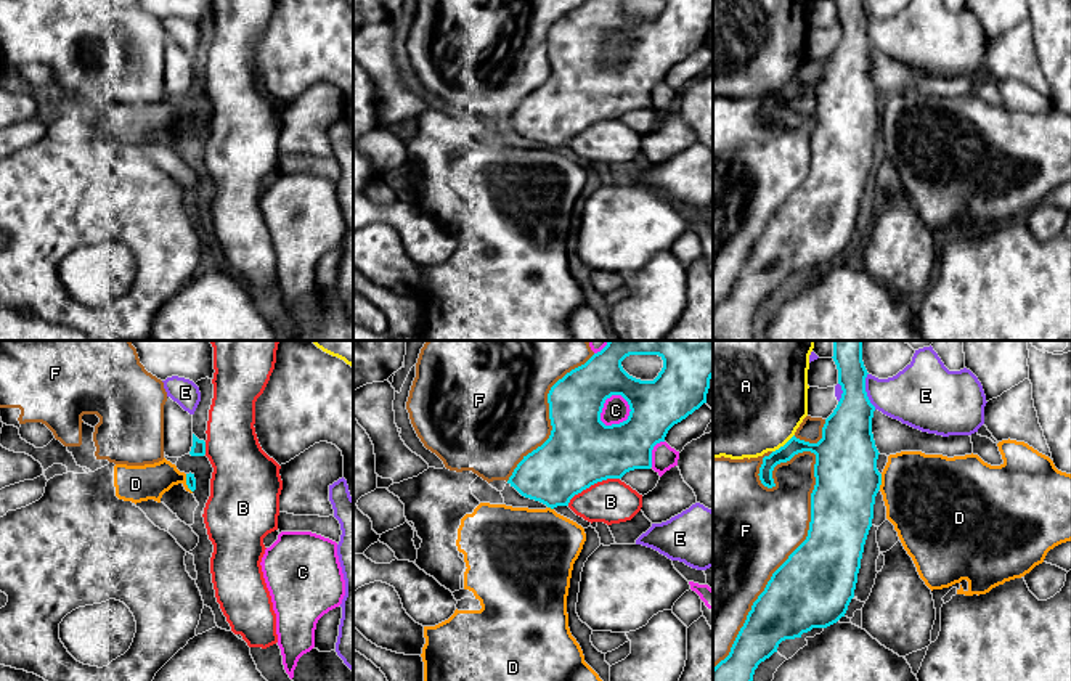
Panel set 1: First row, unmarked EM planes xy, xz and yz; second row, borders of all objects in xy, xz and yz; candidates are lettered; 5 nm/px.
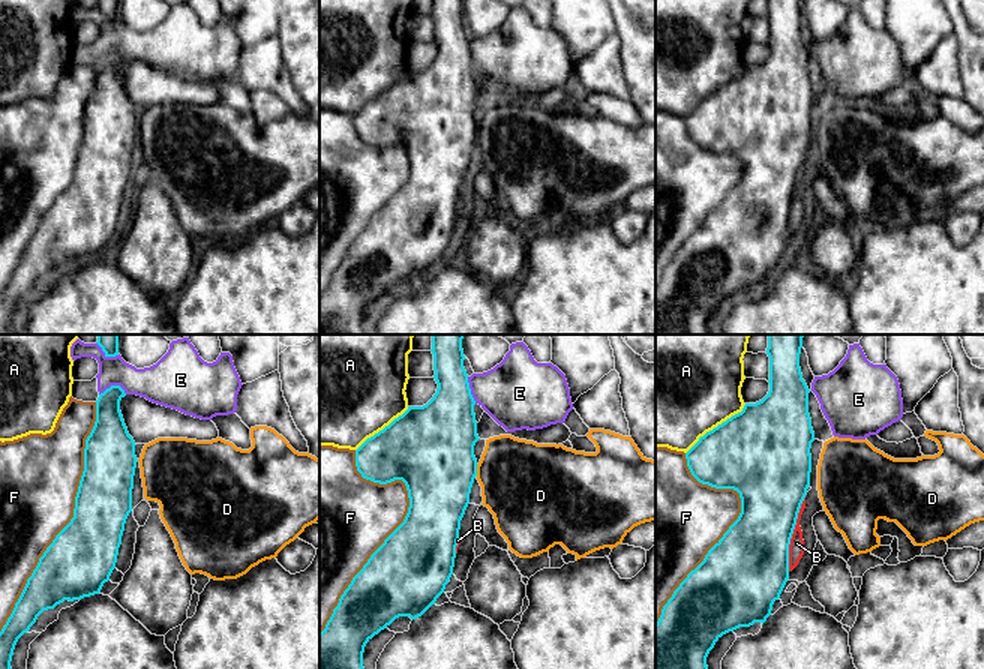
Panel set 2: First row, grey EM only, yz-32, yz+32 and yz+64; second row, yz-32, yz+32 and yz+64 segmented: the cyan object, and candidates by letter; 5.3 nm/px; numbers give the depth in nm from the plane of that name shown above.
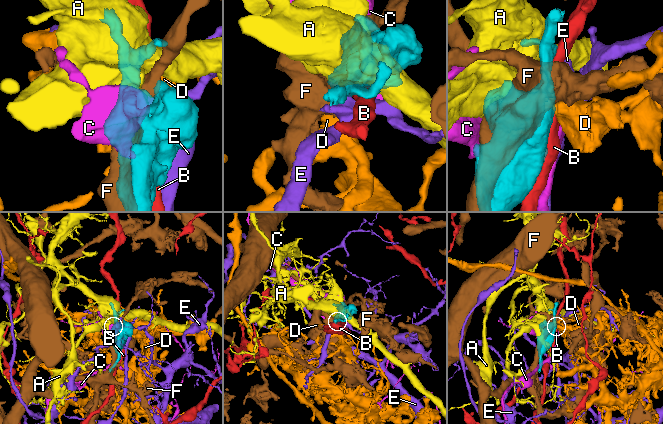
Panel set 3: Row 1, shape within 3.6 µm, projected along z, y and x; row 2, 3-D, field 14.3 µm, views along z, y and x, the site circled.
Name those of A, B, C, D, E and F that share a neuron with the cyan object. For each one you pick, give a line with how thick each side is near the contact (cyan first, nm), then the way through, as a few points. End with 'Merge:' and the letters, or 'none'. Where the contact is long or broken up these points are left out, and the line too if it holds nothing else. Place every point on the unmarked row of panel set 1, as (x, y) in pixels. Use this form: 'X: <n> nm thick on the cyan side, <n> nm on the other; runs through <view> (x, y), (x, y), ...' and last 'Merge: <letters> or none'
Merge: none

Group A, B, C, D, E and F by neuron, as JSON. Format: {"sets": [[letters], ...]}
{"sets": [["A"], ["B"], ["C"], ["D"], ["E"], ["F"]]}

